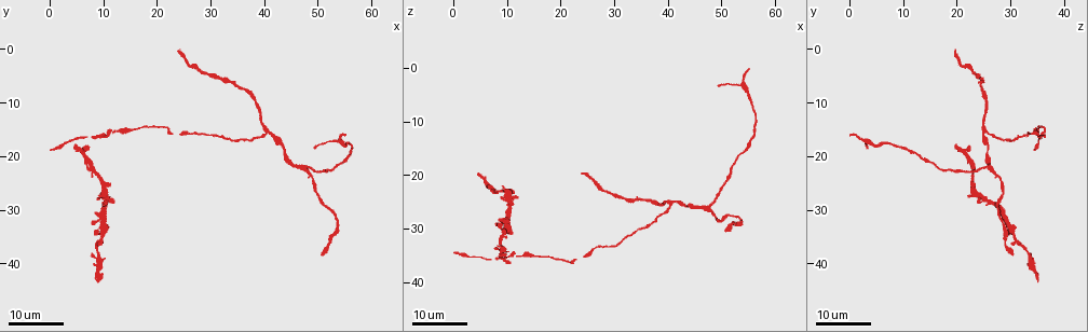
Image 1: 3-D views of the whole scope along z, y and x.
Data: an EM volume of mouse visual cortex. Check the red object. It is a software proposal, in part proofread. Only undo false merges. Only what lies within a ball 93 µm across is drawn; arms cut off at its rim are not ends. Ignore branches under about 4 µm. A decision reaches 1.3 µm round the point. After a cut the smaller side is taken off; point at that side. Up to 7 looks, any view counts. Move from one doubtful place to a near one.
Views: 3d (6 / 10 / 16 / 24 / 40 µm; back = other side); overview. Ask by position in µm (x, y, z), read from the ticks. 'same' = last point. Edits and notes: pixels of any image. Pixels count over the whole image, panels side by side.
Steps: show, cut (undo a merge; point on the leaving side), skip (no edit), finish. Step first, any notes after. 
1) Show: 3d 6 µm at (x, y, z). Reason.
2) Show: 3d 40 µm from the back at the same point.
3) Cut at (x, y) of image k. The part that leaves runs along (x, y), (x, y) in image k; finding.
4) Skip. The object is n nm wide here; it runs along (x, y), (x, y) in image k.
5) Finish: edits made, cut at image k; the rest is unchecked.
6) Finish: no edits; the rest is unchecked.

Show: 3d 24 µm at (50.5, 23.0, 21.5). Thick turns thin.

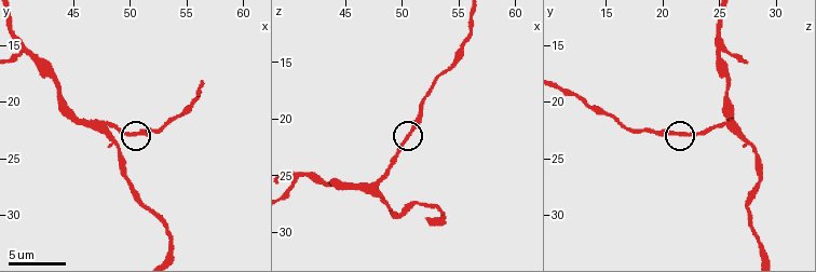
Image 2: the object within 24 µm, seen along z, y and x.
Show: 3d 6 µm at (50.6, 22.8, 21.4).

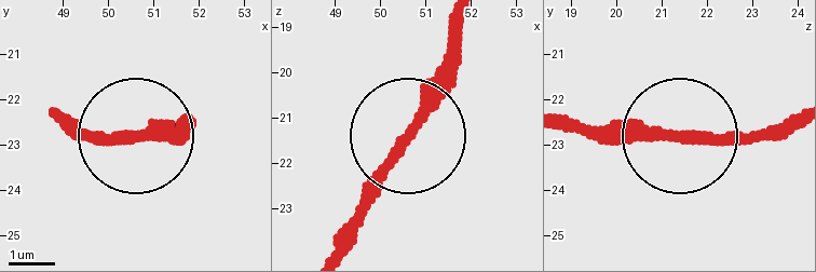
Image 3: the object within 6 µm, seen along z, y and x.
Skip. The object is 230 nm wide here; it runs along (332, 245), (421, 94), (460, 51) in image 3; continuous, no second neuron.

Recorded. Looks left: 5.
Show: 3d 10 µm at (40.6, 15.2, 25.0). Side arm on a straight run.

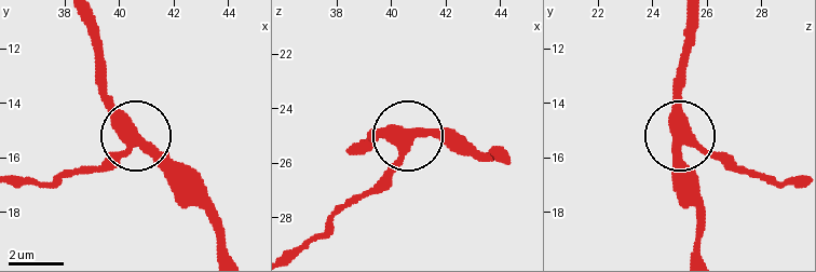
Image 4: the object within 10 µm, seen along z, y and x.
Skip. 3 arms meet here; it runs along (793, 181), (737, 173), (696, 147), (682, 126), (682, 72) in image 4; all the same neuron.

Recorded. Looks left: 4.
Show: 3d 6 µm at (47.6, 22.2, 26.4). Thin arm on a thick one.

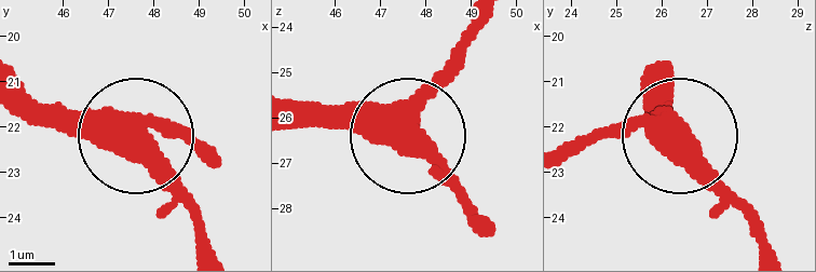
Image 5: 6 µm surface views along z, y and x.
Show: 3d 6 µm from the back at (47.65, 22.25, 26.15).

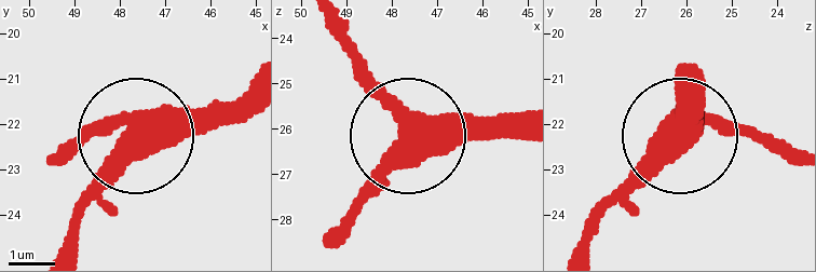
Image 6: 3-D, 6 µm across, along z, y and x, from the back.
Skip. It runs along (247, 90), (143, 125), (120, 172), (77, 214) in image 6; all the same neuron.

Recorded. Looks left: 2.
Finish: no edits; the rest is unchecked.

